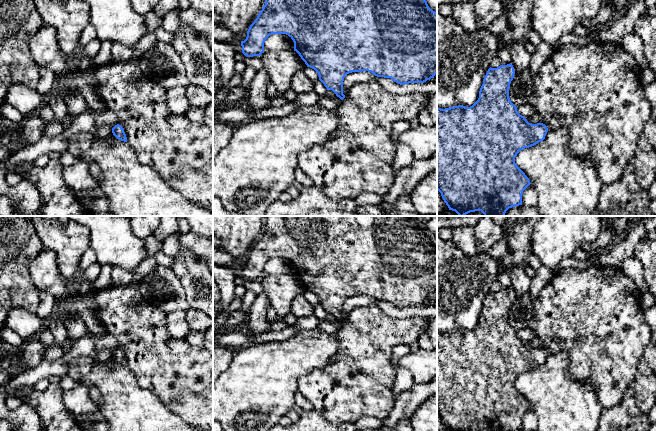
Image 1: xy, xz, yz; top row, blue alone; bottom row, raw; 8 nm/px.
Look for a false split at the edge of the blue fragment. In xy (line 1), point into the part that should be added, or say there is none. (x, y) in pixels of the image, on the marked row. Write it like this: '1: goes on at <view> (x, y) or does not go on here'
1: does not go on here

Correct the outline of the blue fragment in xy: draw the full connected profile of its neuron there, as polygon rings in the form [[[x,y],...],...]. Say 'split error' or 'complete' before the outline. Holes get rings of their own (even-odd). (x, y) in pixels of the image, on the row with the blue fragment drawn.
complete; [[[119,124],[115,125],[112,128],[112,133],[117,139],[127,142],[126,134],[125,134],[124,129],[122,128],[121,125],[119,125]]]

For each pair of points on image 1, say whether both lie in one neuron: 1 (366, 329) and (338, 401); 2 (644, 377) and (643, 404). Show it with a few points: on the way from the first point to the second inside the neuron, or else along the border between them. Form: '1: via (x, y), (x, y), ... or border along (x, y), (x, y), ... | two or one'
1: via (366, 347), (364, 355), (347, 372), (346, 383) | one
2: via (644, 384), (644, 397) | one

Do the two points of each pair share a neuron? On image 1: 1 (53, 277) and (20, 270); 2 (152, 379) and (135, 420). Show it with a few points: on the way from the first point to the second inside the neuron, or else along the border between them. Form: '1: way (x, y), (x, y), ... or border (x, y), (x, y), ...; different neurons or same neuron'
1: border (40, 251), (29, 268), (30, 279), (38, 290); different neurons
2: border (132, 373), (140, 387), (155, 394), (166, 405); different neurons

